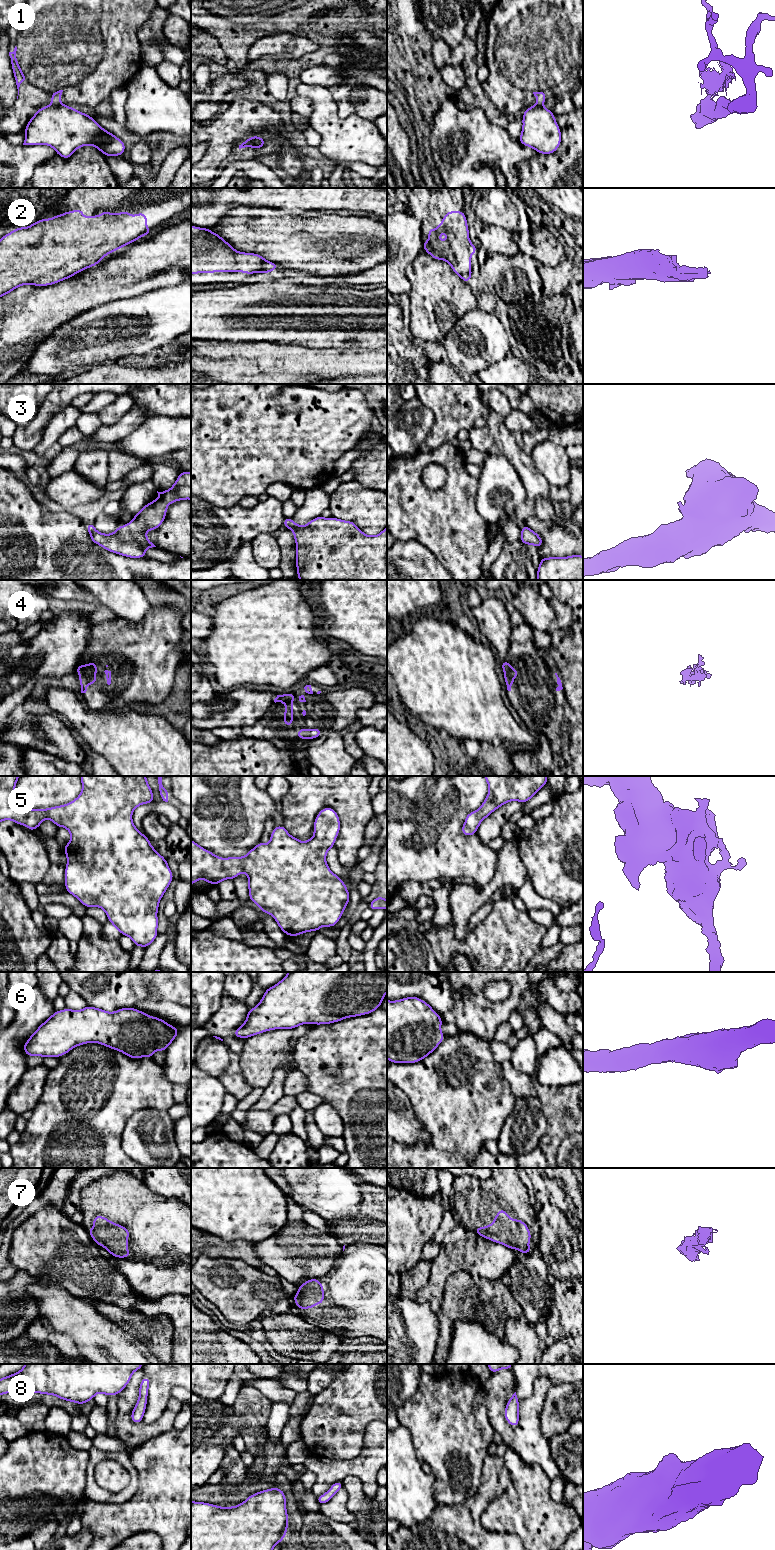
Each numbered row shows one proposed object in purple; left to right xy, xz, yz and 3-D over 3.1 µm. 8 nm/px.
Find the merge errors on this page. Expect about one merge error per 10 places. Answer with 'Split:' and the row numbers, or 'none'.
Split: 1

